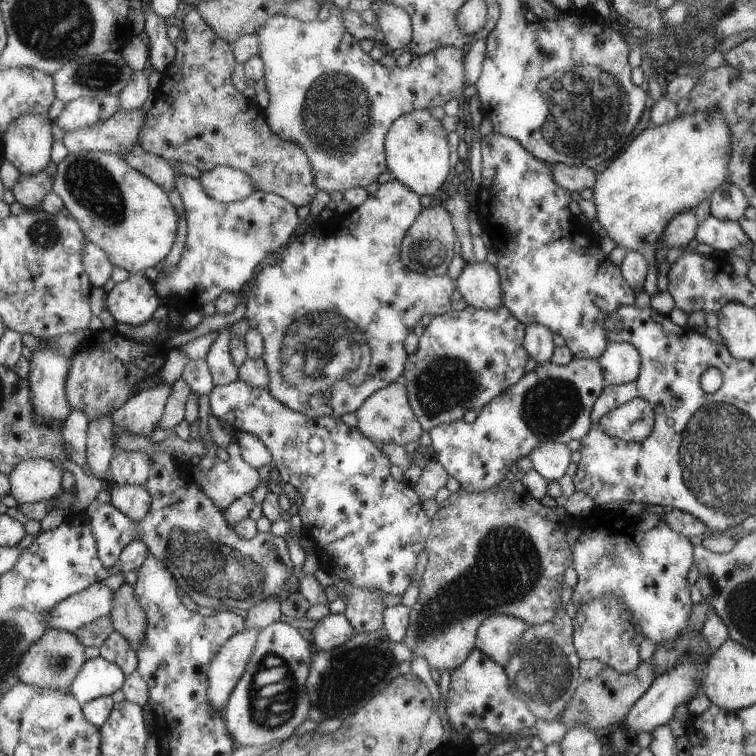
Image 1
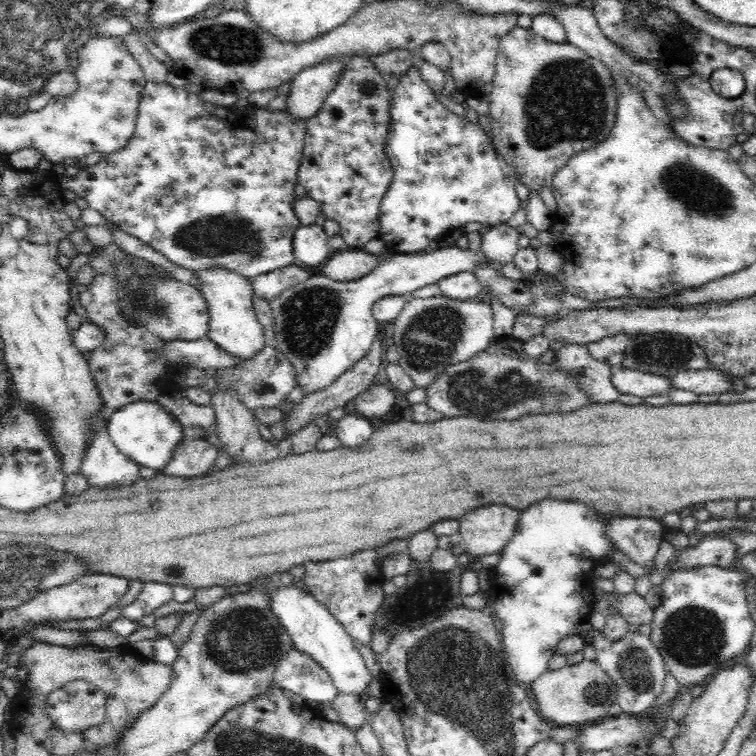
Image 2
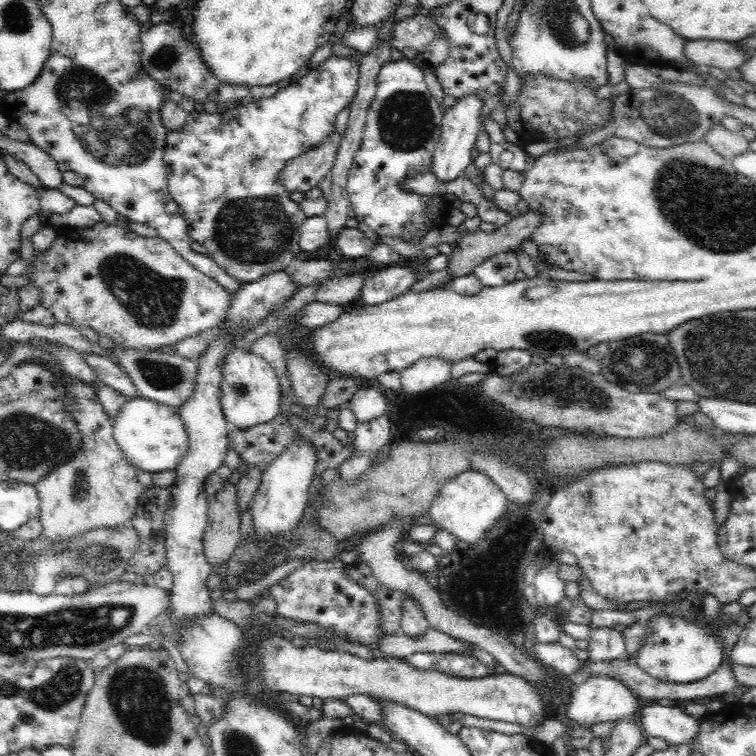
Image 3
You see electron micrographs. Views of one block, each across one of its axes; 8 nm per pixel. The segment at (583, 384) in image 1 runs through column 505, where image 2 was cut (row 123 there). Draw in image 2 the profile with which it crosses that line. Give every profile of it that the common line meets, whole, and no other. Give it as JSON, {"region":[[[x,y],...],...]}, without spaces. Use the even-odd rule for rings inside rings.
{"region":[[[412,64],[400,75],[398,84],[395,87],[395,94],[392,94],[394,100],[390,104],[390,128],[387,130],[387,140],[384,146],[384,151],[388,157],[388,162],[391,163],[393,177],[391,184],[388,185],[387,192],[384,193],[379,206],[379,239],[384,242],[389,253],[405,254],[416,253],[421,251],[427,244],[448,235],[455,229],[464,227],[468,222],[480,222],[482,225],[500,225],[514,216],[514,213],[522,207],[522,202],[519,200],[515,186],[518,182],[515,171],[507,162],[497,153],[494,153],[488,146],[486,135],[480,125],[476,126],[468,119],[464,120],[446,109],[437,99],[434,93],[430,91],[430,87],[424,82],[420,74],[420,69]]]}

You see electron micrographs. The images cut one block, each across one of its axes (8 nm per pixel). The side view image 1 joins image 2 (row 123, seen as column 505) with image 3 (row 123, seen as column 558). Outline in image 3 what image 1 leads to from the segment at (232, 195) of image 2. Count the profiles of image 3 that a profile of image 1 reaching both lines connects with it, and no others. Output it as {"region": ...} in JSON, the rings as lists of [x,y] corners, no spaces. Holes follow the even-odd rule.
{"region":[[[331,52],[331,55],[327,59],[320,62],[317,66],[311,67],[305,77],[300,77],[291,85],[280,89],[272,98],[262,98],[261,100],[249,99],[241,105],[232,106],[229,113],[222,112],[215,115],[207,114],[206,111],[197,108],[188,113],[185,125],[180,130],[167,131],[163,156],[165,173],[167,174],[167,185],[169,186],[171,197],[179,206],[180,214],[185,218],[187,233],[193,242],[199,242],[210,252],[209,257],[220,268],[224,269],[230,276],[237,278],[242,284],[254,282],[267,274],[284,270],[290,264],[290,261],[296,258],[296,254],[300,252],[298,244],[299,228],[300,224],[306,219],[306,216],[300,205],[288,198],[286,189],[280,185],[279,179],[276,176],[278,176],[280,170],[286,166],[288,161],[301,154],[308,153],[309,150],[316,148],[324,139],[331,137],[333,132],[336,131],[334,127],[336,116],[342,110],[350,108],[350,104],[353,102],[356,92],[358,92],[357,82],[360,74],[361,58],[362,55],[360,54],[341,56]]]}

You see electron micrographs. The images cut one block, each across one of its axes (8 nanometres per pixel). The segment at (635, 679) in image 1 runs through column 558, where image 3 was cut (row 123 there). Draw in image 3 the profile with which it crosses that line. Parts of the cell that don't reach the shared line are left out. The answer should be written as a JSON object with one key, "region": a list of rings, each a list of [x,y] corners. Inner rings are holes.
{"region":[[[721,123],[714,124],[701,139],[725,159],[738,156],[748,150],[749,140],[741,131],[730,131]]]}

